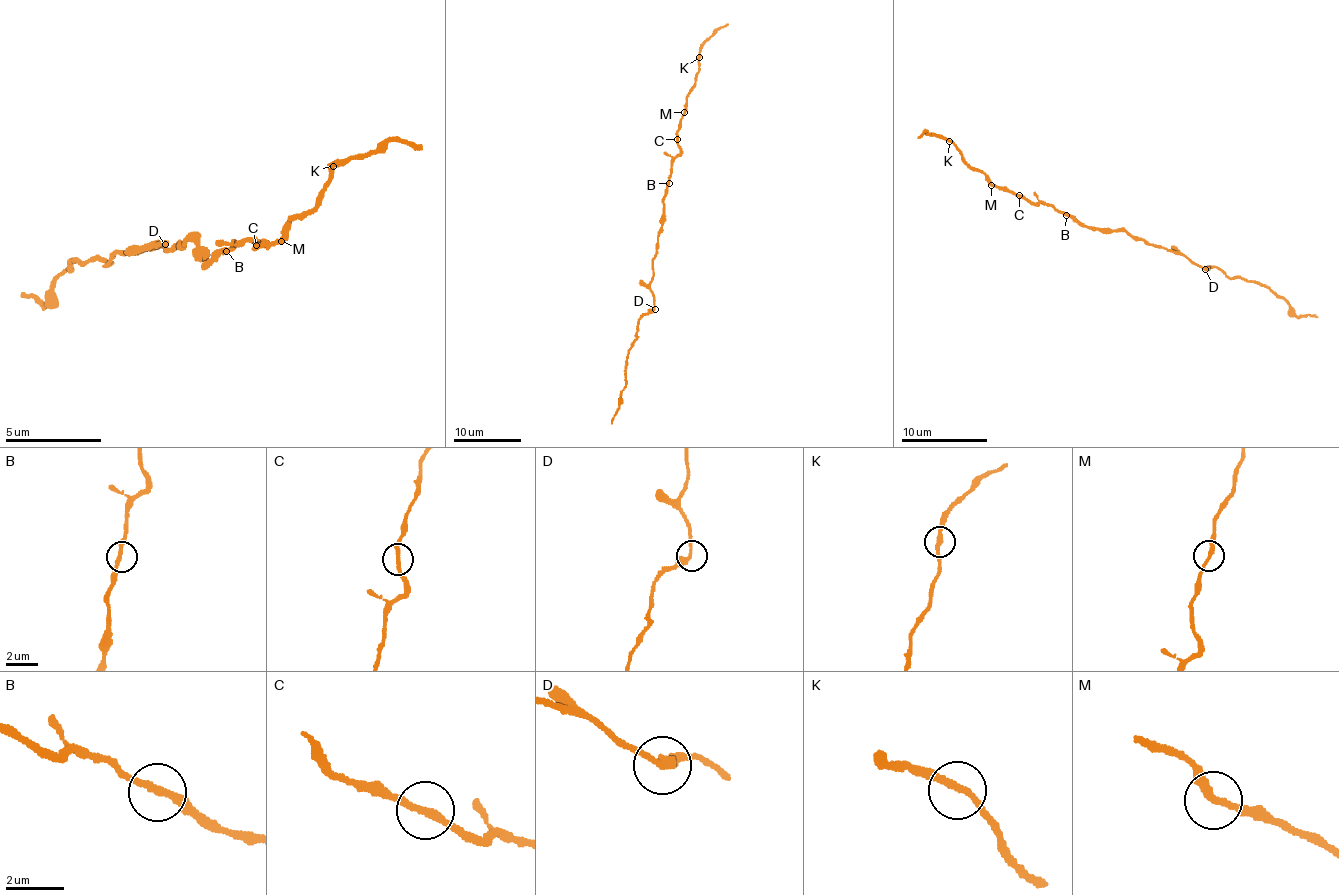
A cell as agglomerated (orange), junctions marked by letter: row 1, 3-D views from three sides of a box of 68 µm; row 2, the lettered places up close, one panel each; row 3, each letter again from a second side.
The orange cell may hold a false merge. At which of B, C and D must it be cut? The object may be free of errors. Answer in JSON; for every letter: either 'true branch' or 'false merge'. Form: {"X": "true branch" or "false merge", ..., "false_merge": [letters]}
{"B": "true branch", "C": "true branch", "D": "true branch", "false_merge": []}

